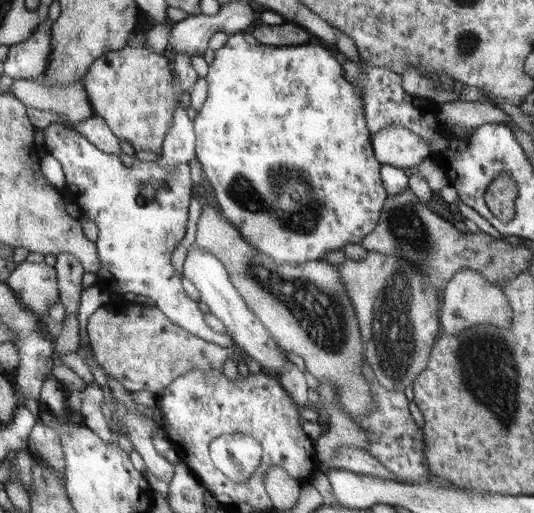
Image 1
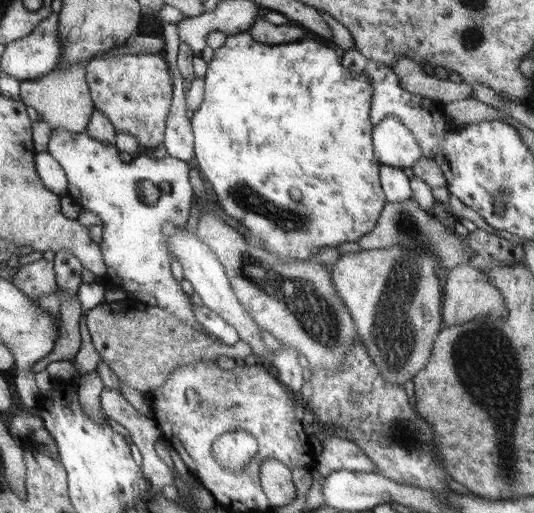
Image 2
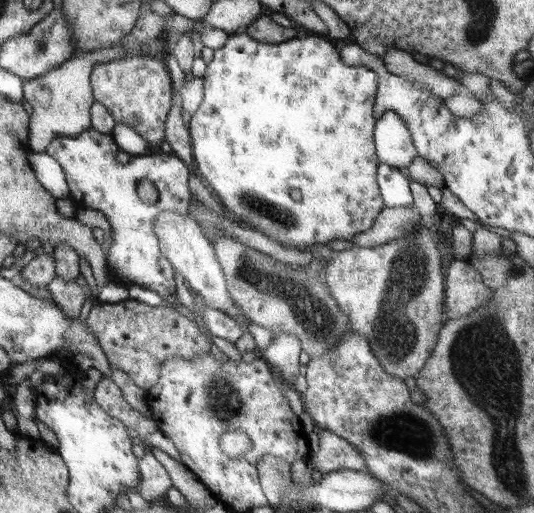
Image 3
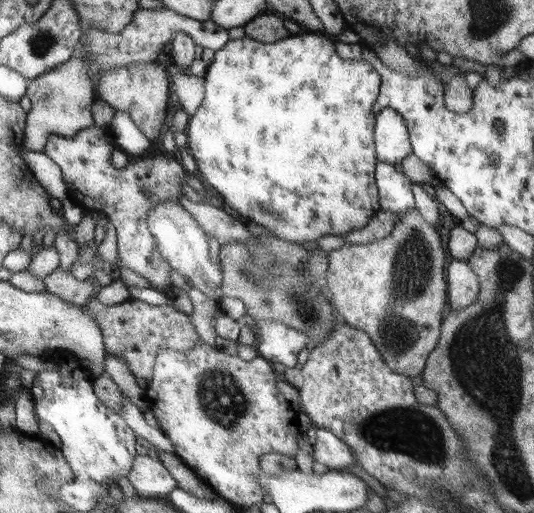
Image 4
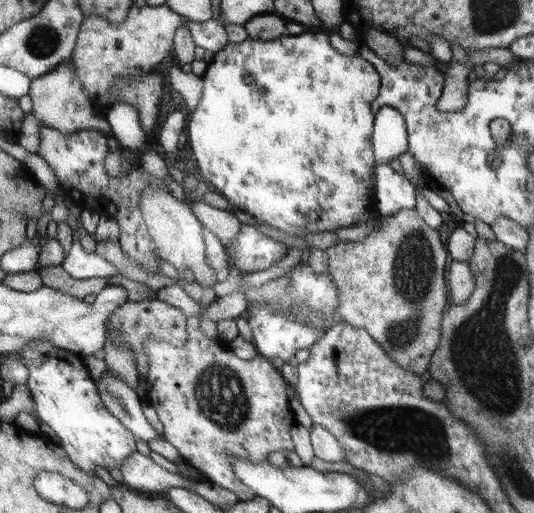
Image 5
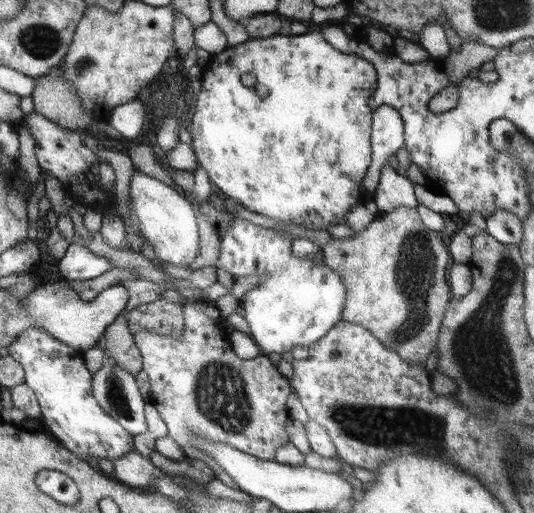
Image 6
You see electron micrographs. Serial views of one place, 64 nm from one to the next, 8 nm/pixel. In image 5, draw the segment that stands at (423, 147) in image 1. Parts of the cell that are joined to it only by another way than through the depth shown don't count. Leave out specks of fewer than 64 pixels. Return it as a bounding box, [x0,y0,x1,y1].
[371,106,409,166]

